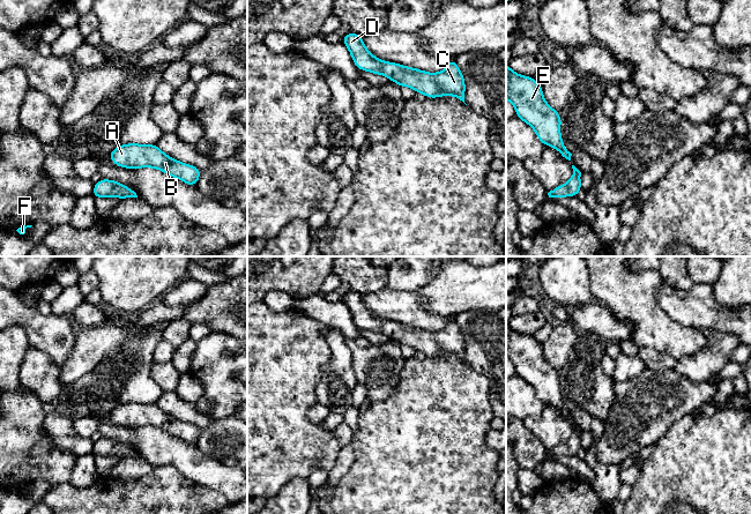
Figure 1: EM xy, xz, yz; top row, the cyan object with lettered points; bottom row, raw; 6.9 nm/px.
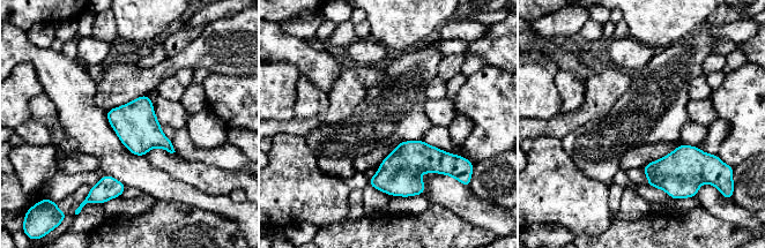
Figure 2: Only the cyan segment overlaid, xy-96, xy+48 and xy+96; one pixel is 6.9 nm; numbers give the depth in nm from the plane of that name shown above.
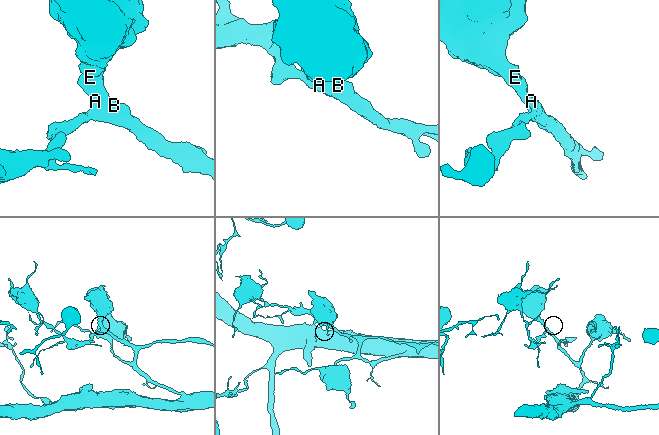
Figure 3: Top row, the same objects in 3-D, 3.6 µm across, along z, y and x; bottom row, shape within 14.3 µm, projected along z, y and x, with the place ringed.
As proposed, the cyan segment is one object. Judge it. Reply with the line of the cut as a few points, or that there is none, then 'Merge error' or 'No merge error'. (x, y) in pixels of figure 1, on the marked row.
No split. No merge error

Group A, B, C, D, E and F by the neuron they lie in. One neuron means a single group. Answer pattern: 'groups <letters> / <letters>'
groups A B C D E F

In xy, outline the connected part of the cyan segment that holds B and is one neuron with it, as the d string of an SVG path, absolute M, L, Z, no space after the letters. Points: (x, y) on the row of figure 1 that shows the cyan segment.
M121 144L109 156L117 166L126 169L153 167L180 179L189 186L195 186L202 173L198 167L168 156L156 144Z

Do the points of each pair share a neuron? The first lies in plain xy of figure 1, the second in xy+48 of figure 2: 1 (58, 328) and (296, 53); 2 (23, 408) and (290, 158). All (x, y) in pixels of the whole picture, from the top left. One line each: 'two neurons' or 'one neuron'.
1: one neuron
2: one neuron

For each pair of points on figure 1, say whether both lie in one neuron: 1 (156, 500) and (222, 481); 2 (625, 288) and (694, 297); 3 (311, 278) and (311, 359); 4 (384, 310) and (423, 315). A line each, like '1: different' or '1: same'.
1: different
2: different
3: different
4: same

